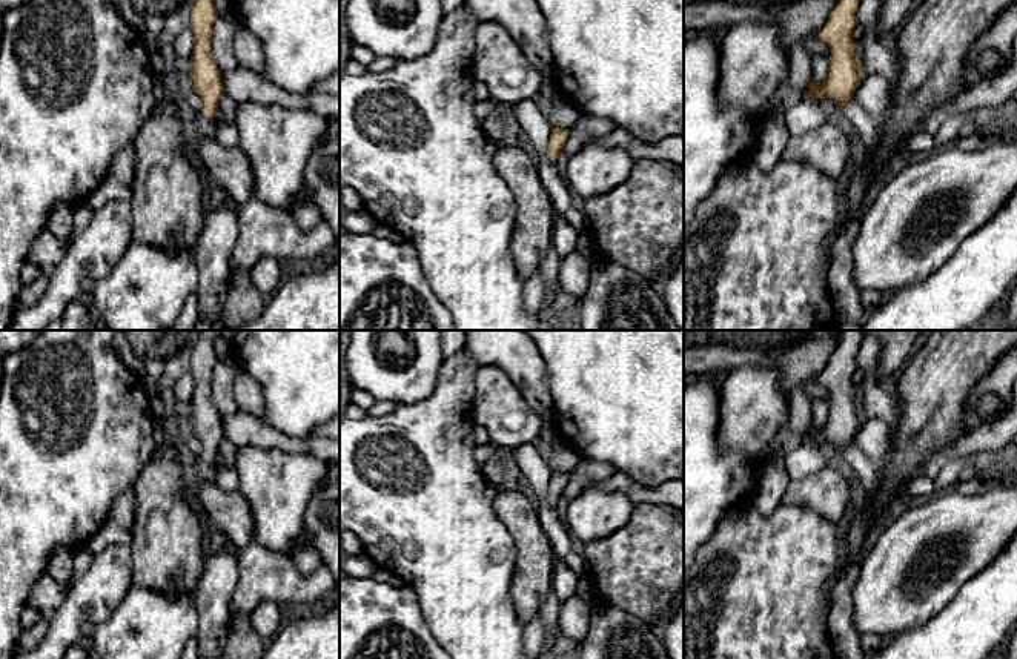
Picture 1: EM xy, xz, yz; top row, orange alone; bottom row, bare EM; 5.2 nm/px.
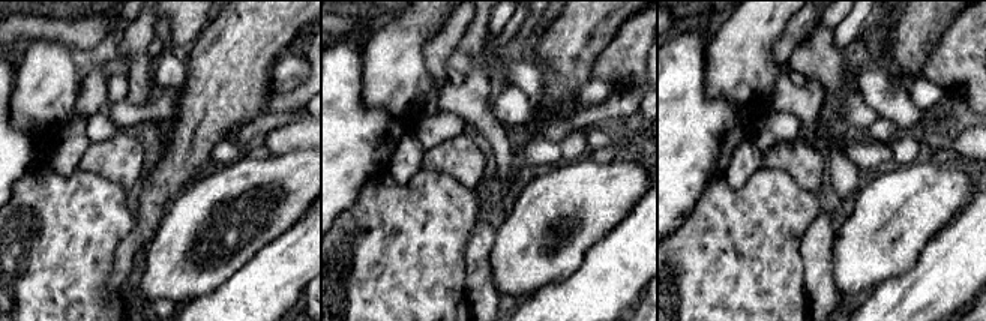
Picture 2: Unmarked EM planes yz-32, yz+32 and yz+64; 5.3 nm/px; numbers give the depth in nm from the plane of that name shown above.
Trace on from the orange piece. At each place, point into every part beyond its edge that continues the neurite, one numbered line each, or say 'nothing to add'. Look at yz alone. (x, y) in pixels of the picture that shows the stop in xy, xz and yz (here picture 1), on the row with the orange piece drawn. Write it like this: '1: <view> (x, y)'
1: yz (867, 128)

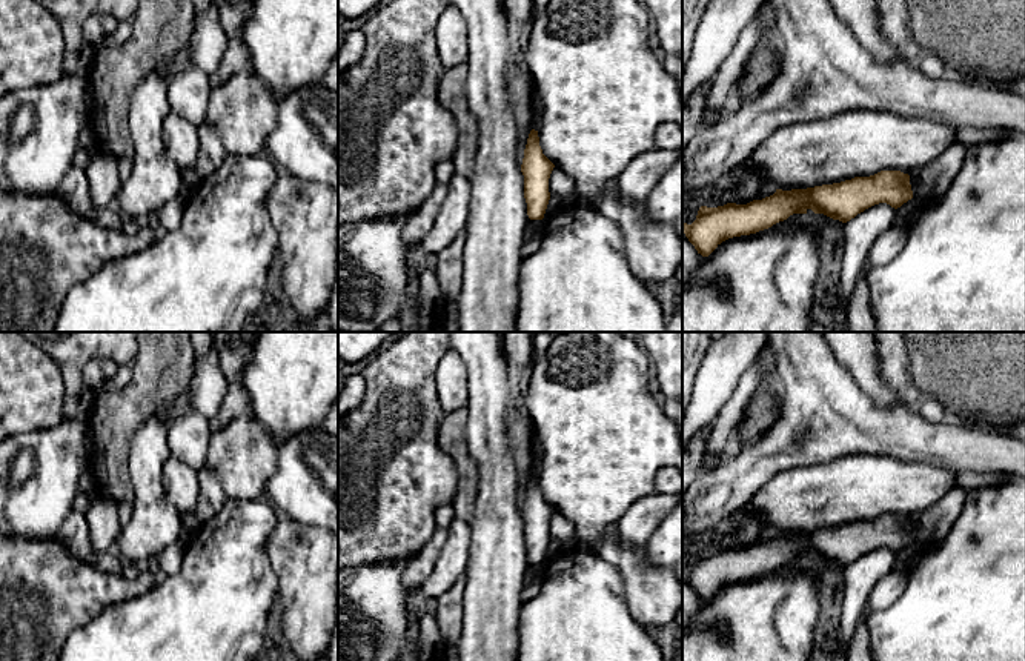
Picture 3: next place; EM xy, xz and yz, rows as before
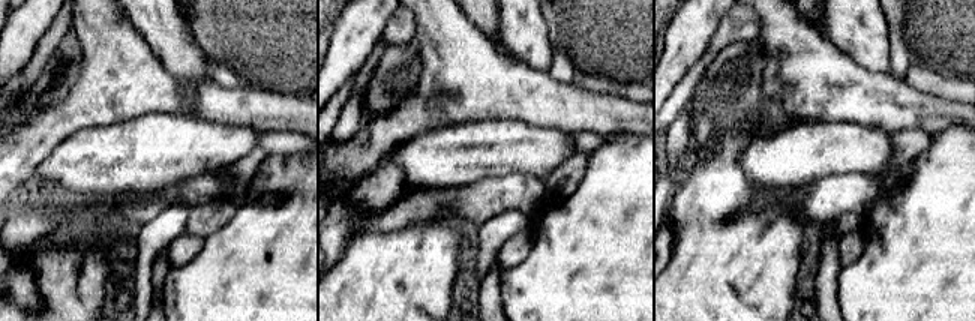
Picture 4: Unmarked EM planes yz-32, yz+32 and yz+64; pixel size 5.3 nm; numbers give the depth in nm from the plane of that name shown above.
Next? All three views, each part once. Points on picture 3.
nothing to add

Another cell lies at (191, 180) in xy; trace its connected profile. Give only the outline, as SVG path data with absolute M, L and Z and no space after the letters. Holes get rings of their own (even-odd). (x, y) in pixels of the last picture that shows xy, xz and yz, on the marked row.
M195 168L181 169L181 192L183 195L189 195L197 191L200 186L201 178L197 174Z

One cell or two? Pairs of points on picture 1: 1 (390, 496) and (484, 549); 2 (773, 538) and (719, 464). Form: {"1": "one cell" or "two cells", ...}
{"1": "one cell", "2": "two cells"}

